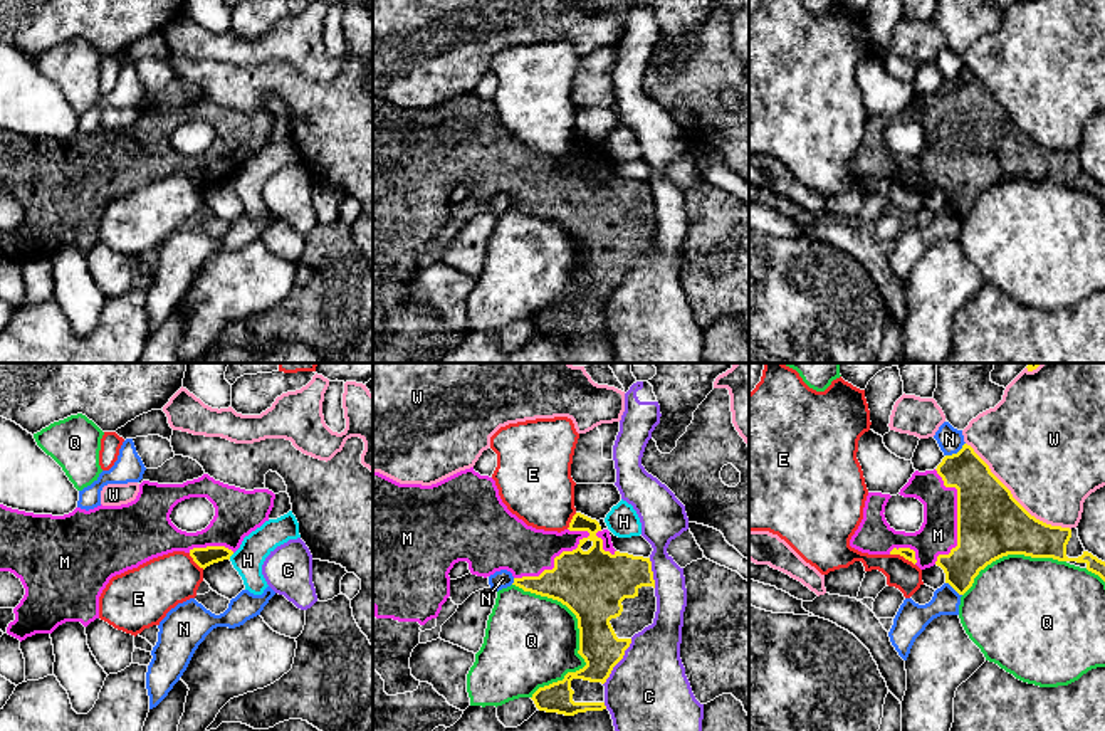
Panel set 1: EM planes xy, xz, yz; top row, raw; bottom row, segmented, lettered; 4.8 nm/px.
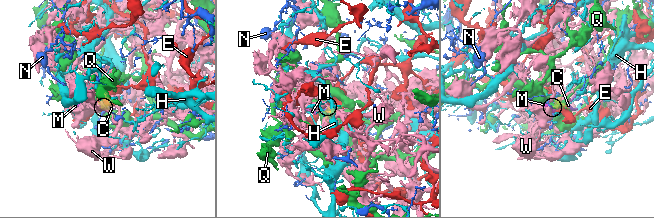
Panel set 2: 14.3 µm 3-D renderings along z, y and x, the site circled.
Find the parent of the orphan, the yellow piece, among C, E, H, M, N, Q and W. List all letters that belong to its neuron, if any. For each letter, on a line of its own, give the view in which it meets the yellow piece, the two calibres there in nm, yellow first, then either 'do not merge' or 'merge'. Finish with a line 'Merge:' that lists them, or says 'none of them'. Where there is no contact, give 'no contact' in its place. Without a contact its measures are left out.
C: contact in xz; calibres 200 and 380 nm; do not merge
E: contact in yz; calibres 60 and 140 nm; do not merge
H: contact in xy; calibres 100 and 150 nm; do not merge
M: contact in yz; calibres 320 and 190 nm; merge
N: contact in yz; calibres 240 and 120 nm; do not merge
Q: contact in xz; calibres 300 and 440 nm; do not merge
W: contact in yz; calibres 320 and 480 nm; do not merge
Merge: M

